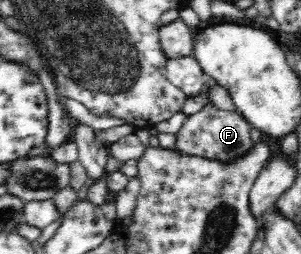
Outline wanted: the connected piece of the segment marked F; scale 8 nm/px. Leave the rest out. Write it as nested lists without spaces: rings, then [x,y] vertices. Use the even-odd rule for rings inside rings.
[[[206,105],[202,111],[188,115],[180,131],[174,135],[174,151],[179,156],[202,157],[218,161],[222,165],[234,165],[242,157],[249,156],[255,146],[251,136],[252,125],[237,110],[218,109],[215,105]]]

